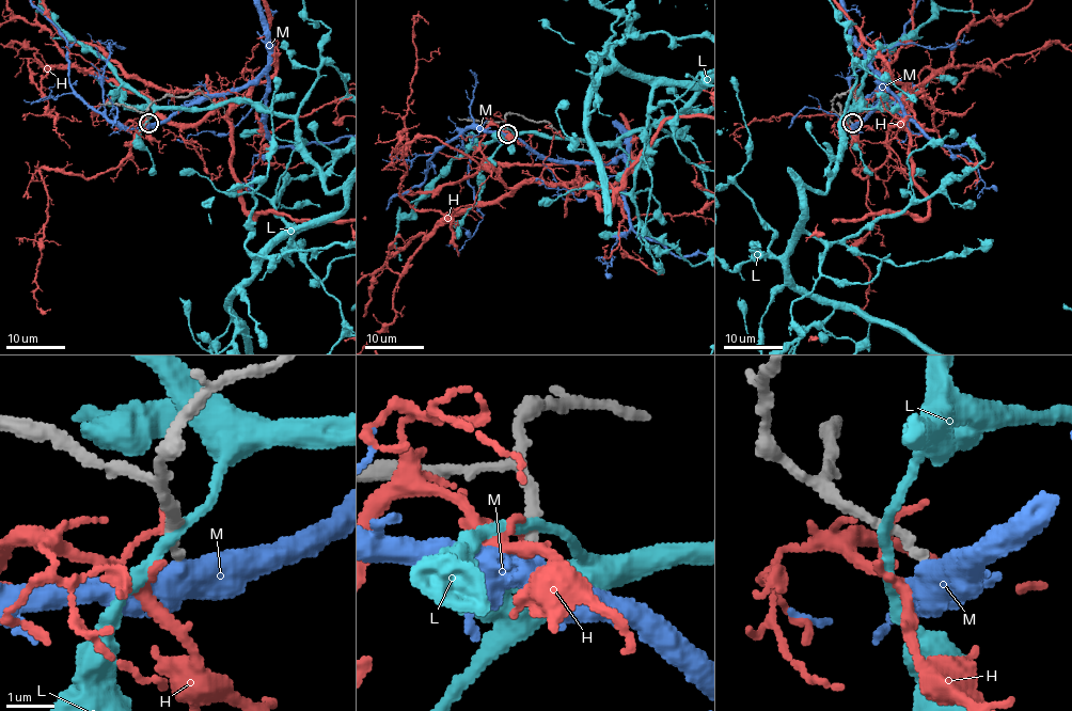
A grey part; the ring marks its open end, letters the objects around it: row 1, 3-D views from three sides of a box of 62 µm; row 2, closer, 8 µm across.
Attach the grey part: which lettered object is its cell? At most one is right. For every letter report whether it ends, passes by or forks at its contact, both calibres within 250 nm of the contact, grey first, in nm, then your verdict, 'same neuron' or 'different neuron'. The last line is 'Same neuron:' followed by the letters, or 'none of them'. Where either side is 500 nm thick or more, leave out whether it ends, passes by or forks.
H: it ends; calibres 300 and 160 nm; different neuron
L: it passes by; calibres 300 and 200 nm; different neuron
M: calibres 220 and 500 nm; different neuron
Same neuron: none of them

